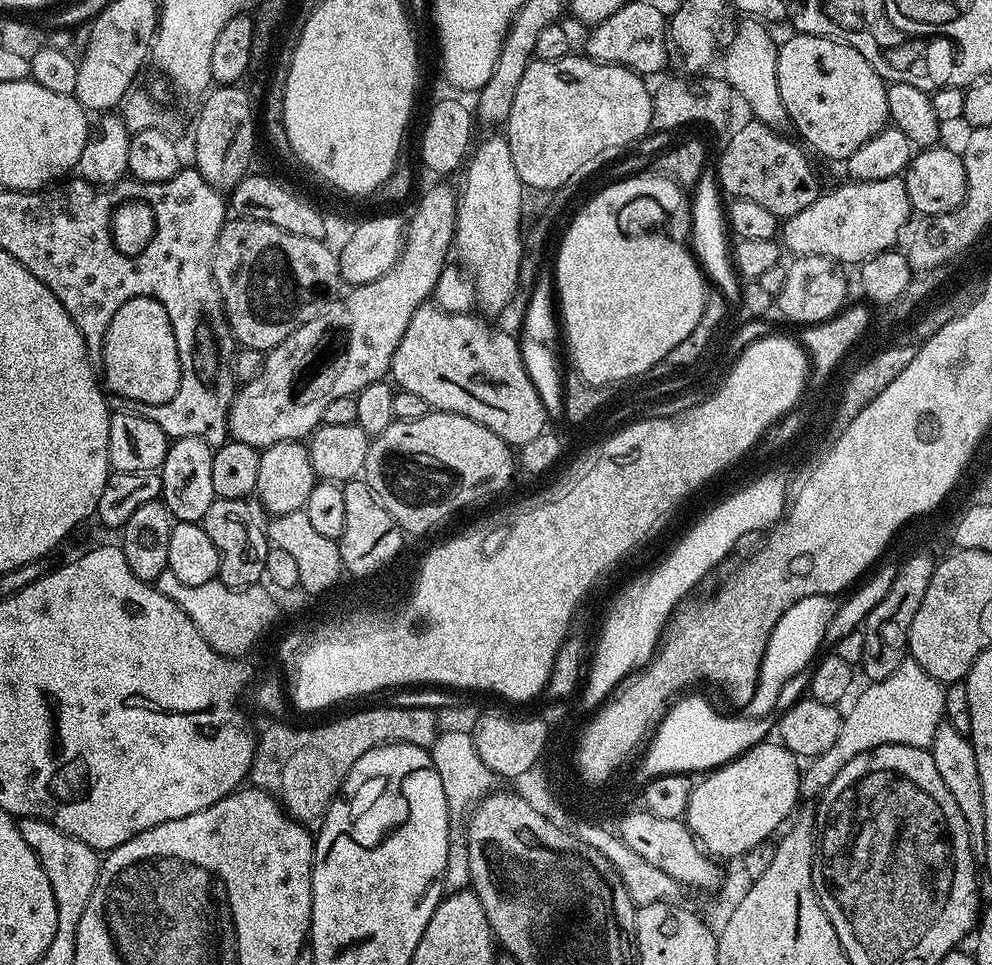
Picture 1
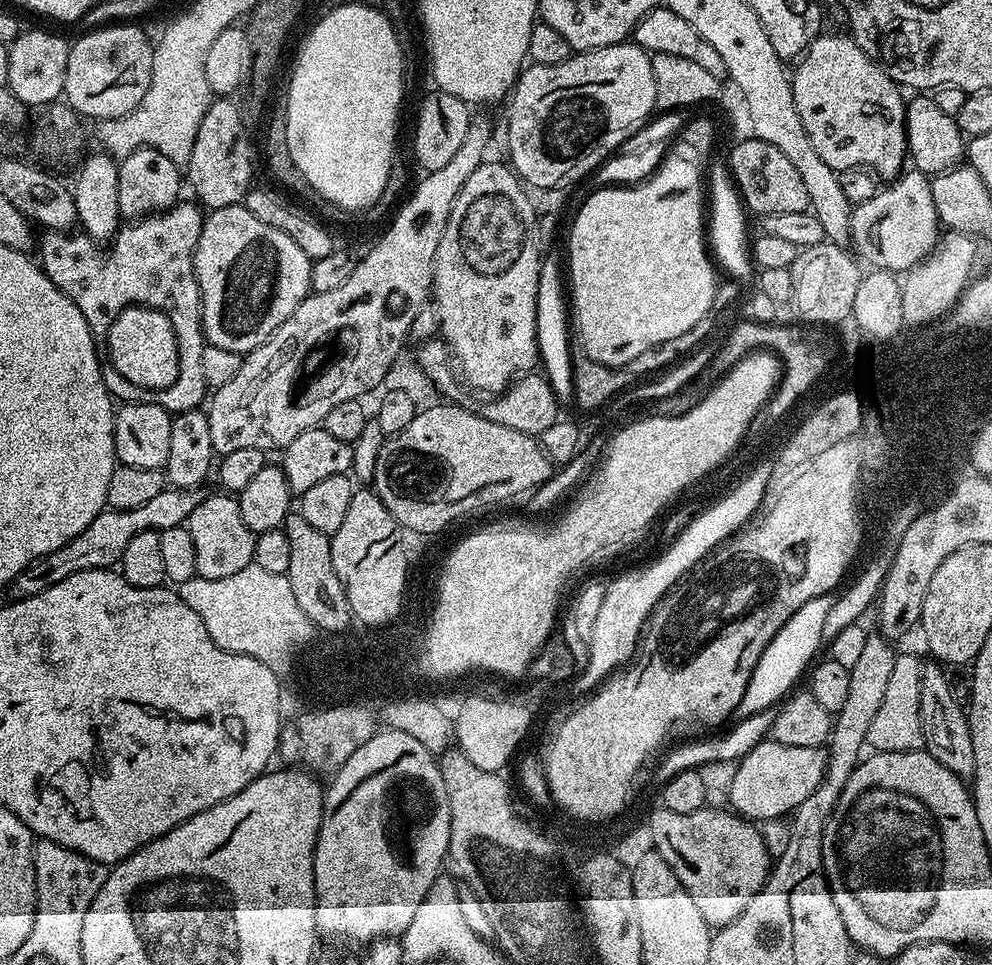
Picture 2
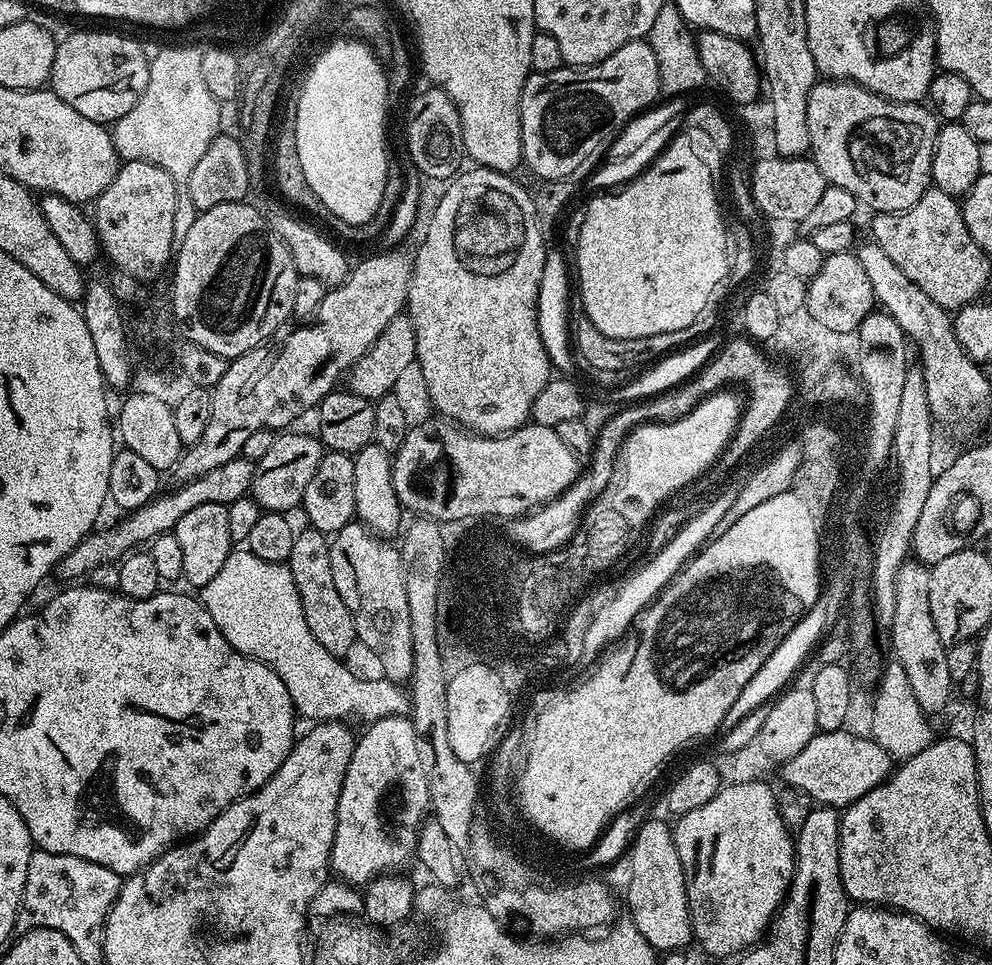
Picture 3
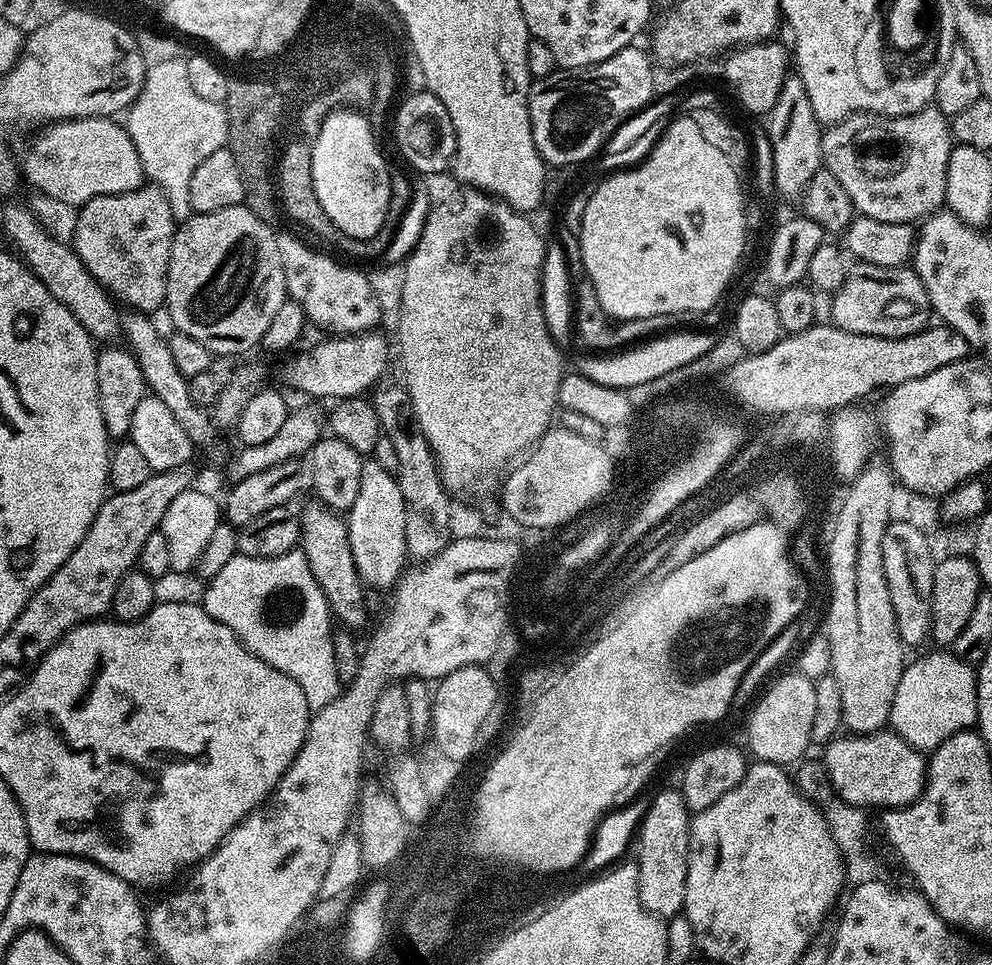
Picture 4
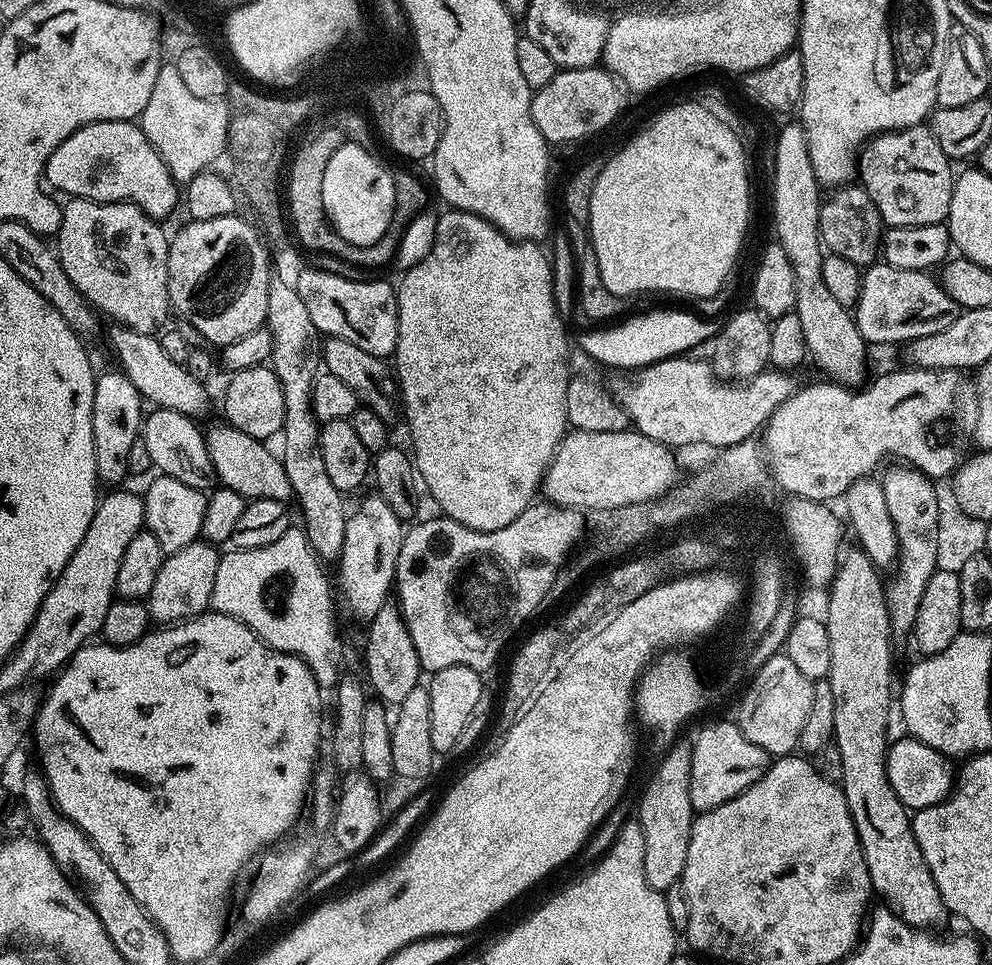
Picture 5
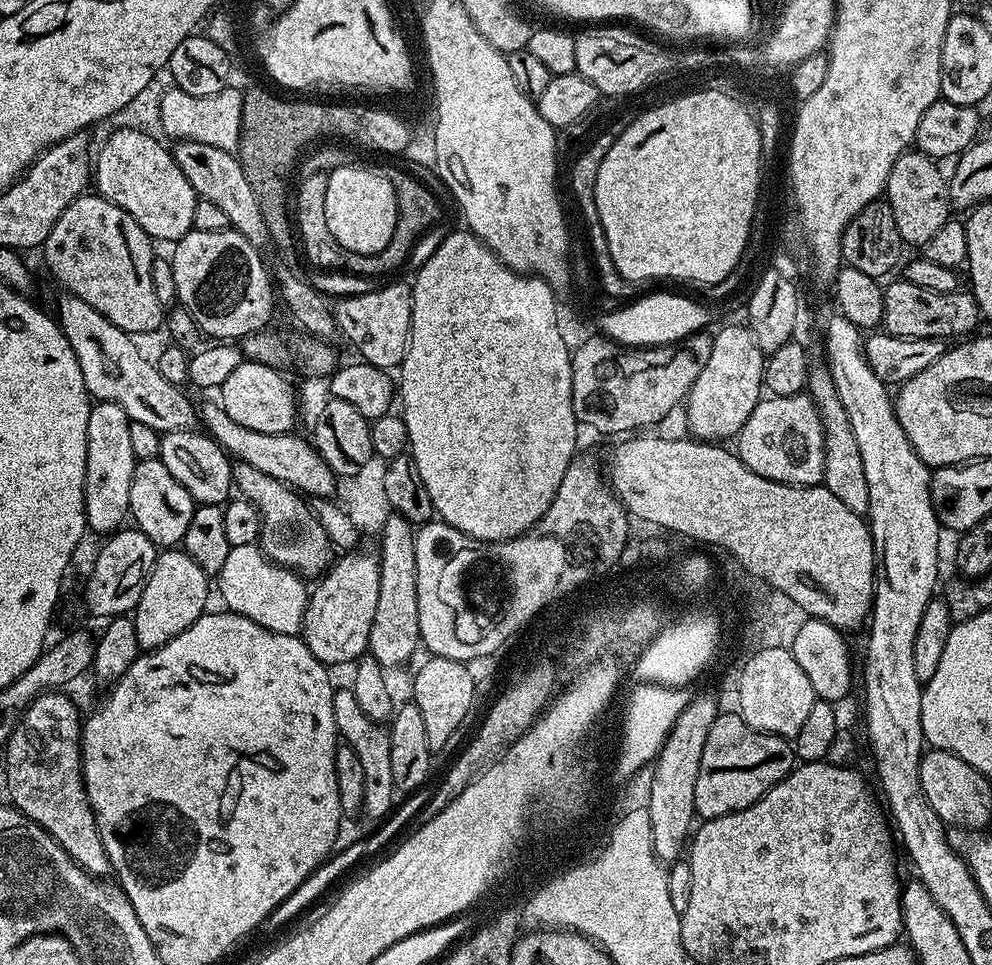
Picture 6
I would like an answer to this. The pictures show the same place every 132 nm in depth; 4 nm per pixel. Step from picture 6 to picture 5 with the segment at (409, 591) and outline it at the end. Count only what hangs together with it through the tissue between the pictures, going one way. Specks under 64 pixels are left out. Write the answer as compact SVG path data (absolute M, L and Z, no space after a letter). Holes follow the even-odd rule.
M389 602L382 606L382 610L378 610L378 614L374 614L372 620L367 621L366 628L368 628L368 637L364 640L364 668L368 671L368 680L367 683L370 685L372 683L372 688L377 692L379 699L383 701L385 705L395 706L402 702L402 698L407 698L410 695L410 690L414 690L421 683L420 676L422 677L422 669L420 663L418 662L418 650L414 650L414 642L410 638L410 630L406 630L406 622L402 618L399 607L395 603Z

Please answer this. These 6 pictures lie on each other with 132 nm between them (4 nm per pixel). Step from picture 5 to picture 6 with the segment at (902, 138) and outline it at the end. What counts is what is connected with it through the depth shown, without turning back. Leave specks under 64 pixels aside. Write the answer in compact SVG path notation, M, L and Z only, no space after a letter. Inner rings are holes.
M909 150L901 154L890 170L886 199L890 210L894 210L894 226L898 226L898 234L905 245L925 246L950 219L948 186L940 168L932 157L919 150Z

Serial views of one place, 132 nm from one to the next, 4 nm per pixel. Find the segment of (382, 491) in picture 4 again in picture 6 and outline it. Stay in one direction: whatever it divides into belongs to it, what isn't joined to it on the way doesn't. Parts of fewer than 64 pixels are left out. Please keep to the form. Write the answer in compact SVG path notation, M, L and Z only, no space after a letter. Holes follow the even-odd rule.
M353 550L343 553L340 561L333 563L319 577L317 588L311 589L306 614L304 615L304 627L302 639L304 644L326 666L332 664L348 664L360 659L368 652L368 639L370 638L370 626L374 626L374 609L378 606L378 582L380 581L380 562L375 555L363 556L363 551Z

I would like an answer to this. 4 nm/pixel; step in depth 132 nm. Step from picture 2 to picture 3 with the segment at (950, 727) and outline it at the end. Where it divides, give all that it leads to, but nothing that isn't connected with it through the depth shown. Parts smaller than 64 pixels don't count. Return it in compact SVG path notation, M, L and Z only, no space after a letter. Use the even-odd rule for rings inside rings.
M908 558L896 569L898 595L894 605L892 632L892 652L895 663L906 670L906 682L918 702L918 706L929 718L935 718L939 712L948 708L952 700L954 681L950 666L946 666L947 647L938 638L938 629L934 626L934 614L930 614L930 568L915 558Z

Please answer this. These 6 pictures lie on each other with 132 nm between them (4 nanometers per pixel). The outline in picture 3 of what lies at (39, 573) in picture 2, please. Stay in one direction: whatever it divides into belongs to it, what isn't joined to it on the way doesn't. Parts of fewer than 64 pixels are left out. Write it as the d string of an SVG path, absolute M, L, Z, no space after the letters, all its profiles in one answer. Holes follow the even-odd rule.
M237 458L230 462L222 462L215 470L209 470L193 480L185 480L173 492L165 491L163 494L157 494L153 500L146 506L135 508L132 512L121 515L121 520L117 524L112 524L109 528L103 526L97 527L88 533L62 562L56 564L54 573L55 579L68 580L64 582L76 582L87 572L96 572L99 568L104 568L107 564L115 565L124 559L129 552L147 545L156 536L162 535L163 532L171 532L176 527L178 518L182 514L194 510L194 506L203 504L222 504L229 505L238 498L242 498L252 487L252 470L254 464L251 460Z

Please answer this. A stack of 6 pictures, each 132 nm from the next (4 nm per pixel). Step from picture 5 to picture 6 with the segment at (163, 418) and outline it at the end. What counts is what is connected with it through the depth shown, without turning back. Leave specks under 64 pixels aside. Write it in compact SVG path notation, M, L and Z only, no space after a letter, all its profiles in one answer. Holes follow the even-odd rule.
M203 431L163 433L160 437L158 459L166 466L166 470L170 470L170 474L174 474L174 478L178 478L178 482L182 486L186 486L186 490L192 495L192 499L196 501L197 505L223 505L233 495L233 461L222 445Z

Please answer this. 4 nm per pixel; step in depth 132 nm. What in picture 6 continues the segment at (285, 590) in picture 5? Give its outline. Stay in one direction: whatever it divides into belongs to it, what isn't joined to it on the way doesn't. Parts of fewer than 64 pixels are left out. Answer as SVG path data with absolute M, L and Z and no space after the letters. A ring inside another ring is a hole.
M259 543L232 546L218 580L223 607L227 611L242 614L250 618L250 622L258 622L258 626L266 626L266 630L274 630L278 634L295 636L303 629L310 595L309 585L304 585L307 584L305 577L274 563Z

